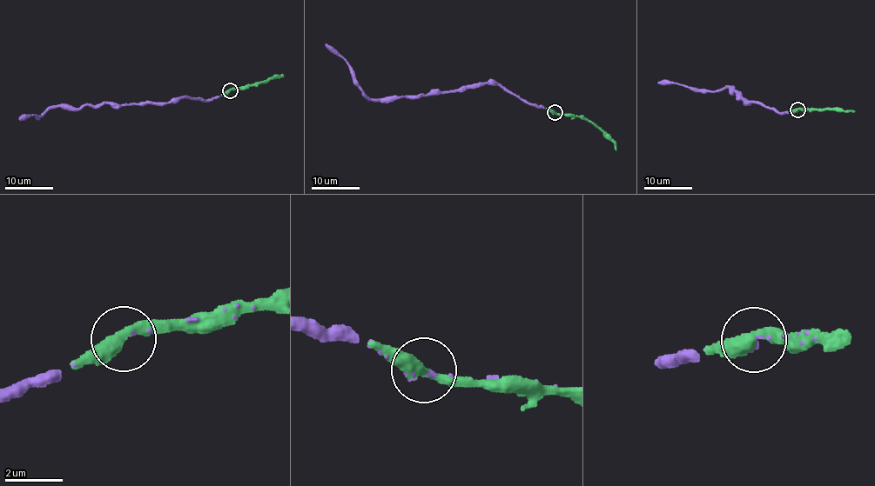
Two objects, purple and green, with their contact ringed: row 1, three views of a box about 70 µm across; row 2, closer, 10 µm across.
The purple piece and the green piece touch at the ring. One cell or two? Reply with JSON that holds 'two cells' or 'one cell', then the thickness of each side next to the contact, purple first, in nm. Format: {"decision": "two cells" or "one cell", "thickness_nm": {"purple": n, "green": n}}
{"decision": "one cell", "thickness_nm": {"purple": 110, "green": 400}}

